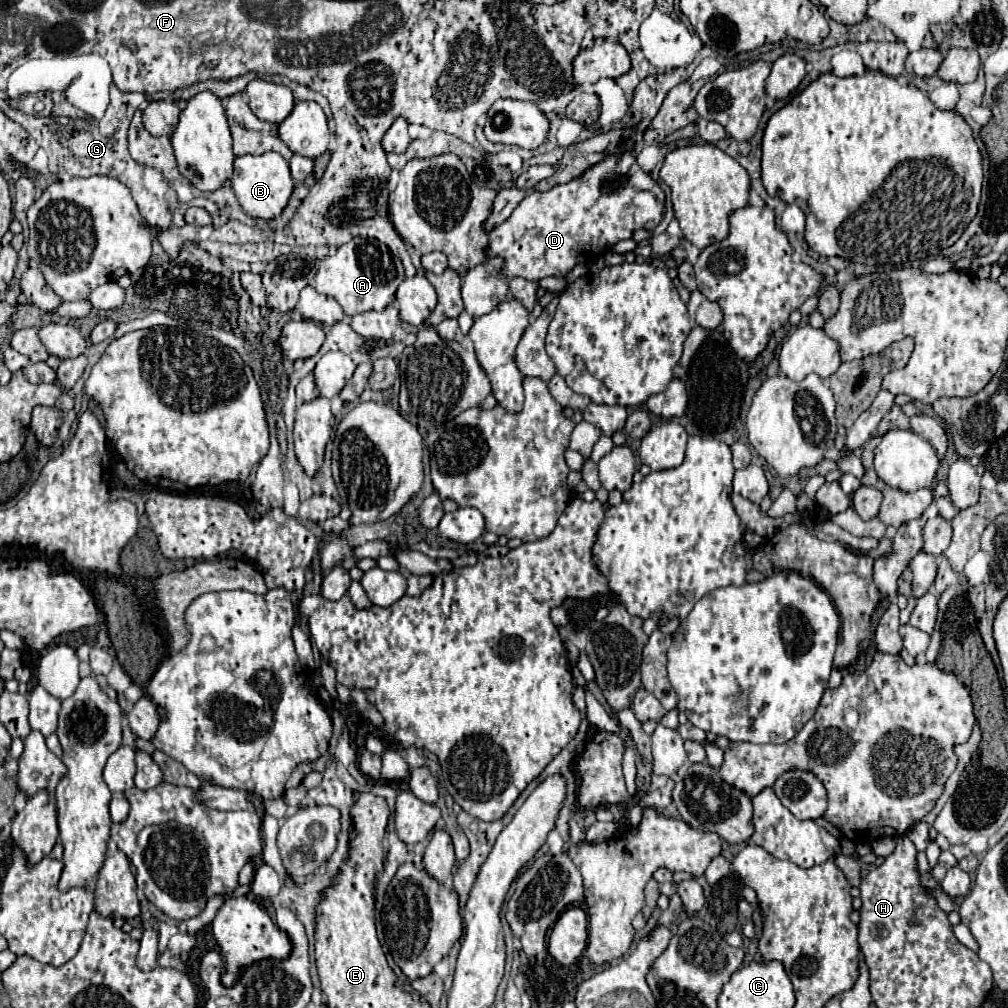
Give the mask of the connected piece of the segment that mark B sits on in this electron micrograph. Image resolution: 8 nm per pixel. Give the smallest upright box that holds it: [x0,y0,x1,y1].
[231,151,293,219]

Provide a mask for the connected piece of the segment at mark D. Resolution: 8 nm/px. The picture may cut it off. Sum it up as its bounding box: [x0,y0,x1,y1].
[489,153,665,281]

